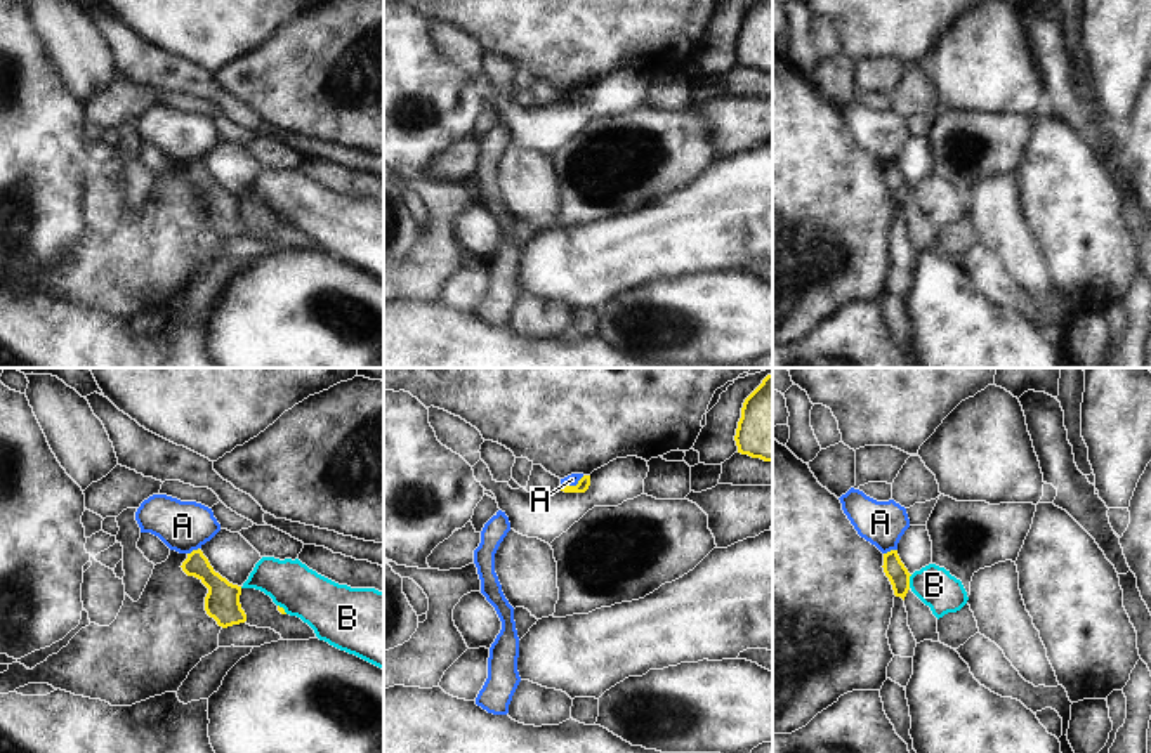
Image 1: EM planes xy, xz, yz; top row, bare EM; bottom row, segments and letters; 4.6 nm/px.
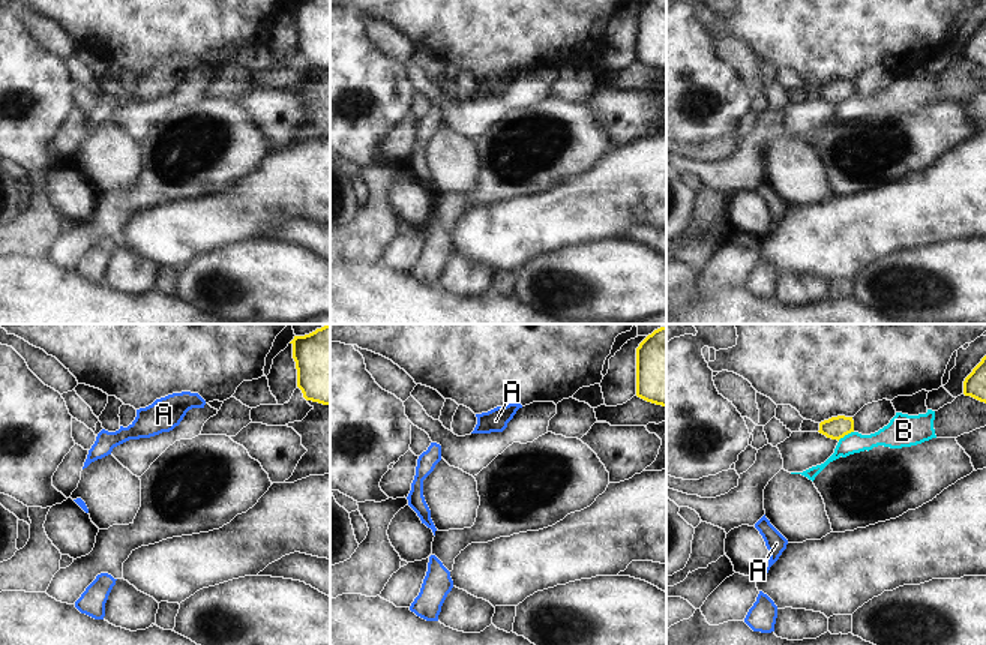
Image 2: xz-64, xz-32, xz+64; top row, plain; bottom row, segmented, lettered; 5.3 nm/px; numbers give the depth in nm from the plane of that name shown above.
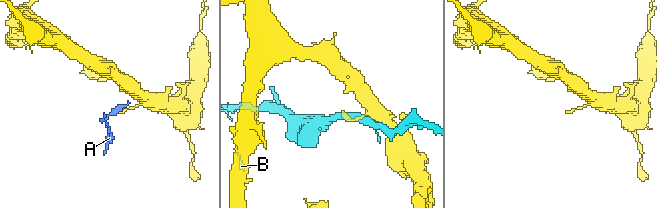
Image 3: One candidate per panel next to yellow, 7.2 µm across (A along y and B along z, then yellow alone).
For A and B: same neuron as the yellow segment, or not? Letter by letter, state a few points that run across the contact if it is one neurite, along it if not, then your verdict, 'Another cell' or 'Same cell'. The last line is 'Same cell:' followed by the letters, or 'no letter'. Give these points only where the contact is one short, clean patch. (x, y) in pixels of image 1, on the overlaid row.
A: Line: xz (584, 476), (575, 484), (566, 484), (561, 490). Another cell
B: Another cell
Same cell: no letter

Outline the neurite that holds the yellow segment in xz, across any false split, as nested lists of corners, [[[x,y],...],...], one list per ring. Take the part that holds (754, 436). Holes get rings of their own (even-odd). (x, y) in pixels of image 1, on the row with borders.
[[[773,373],[745,399],[734,441],[738,453],[773,462]]]

